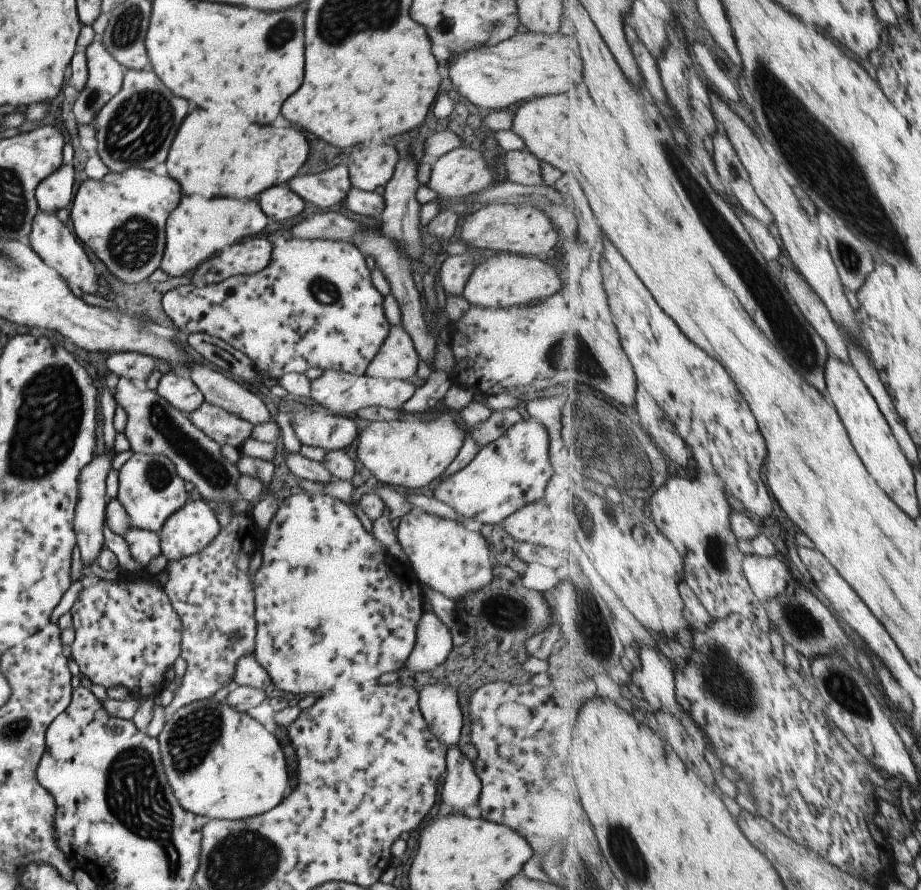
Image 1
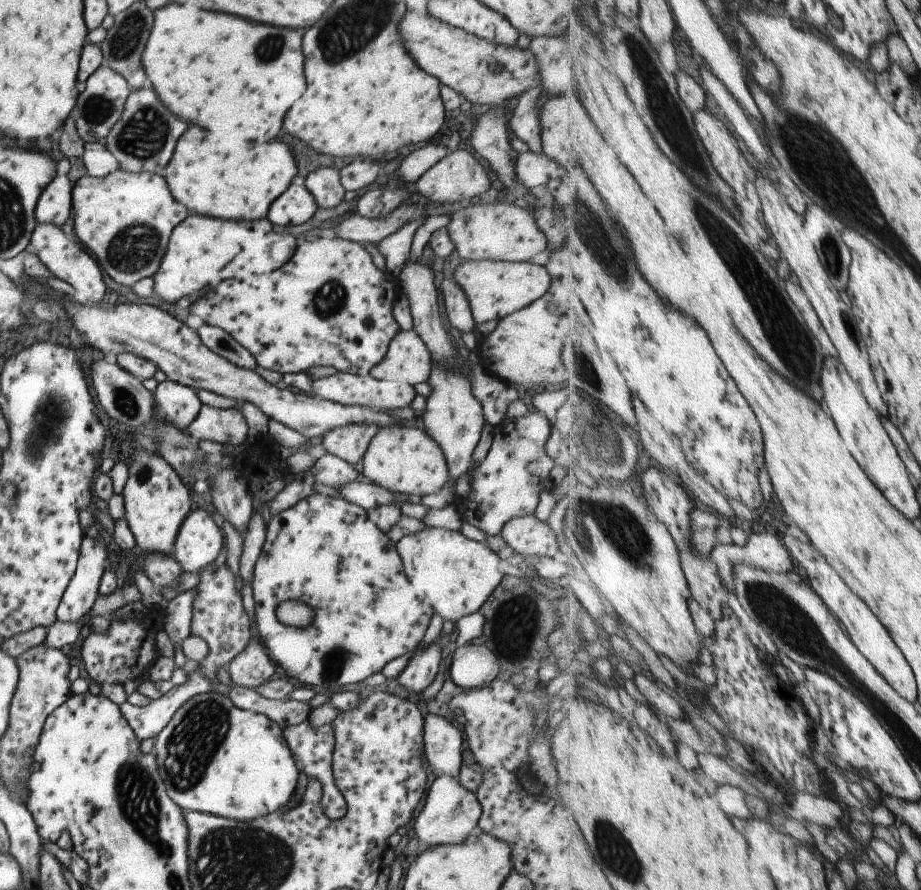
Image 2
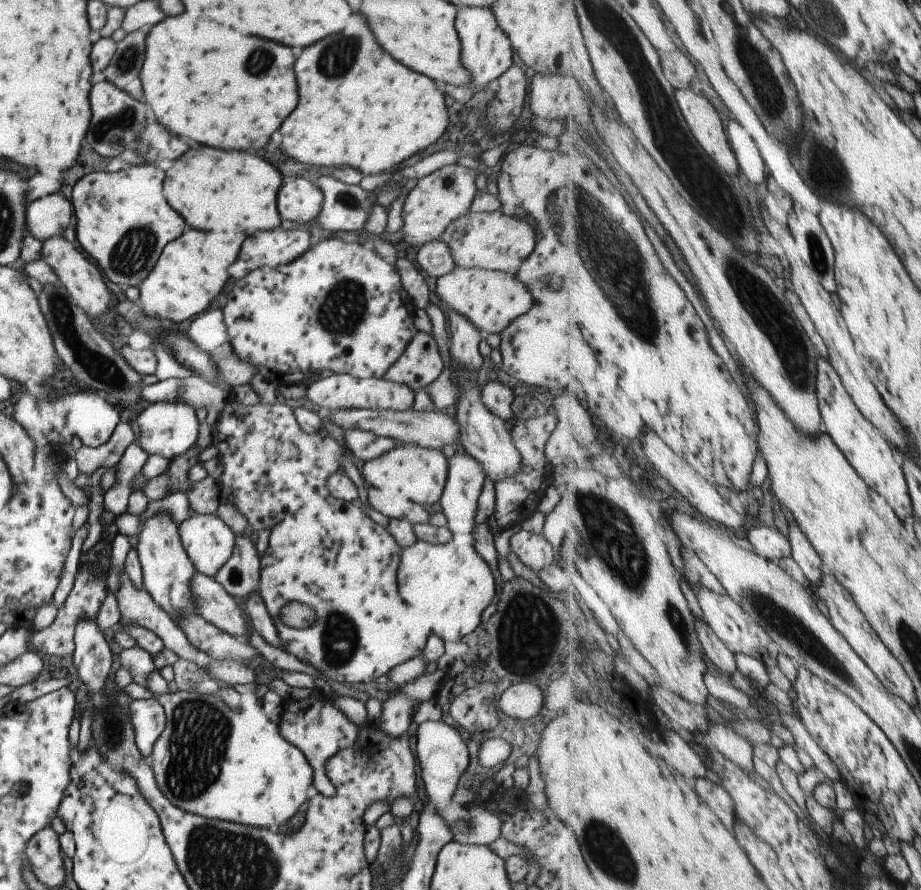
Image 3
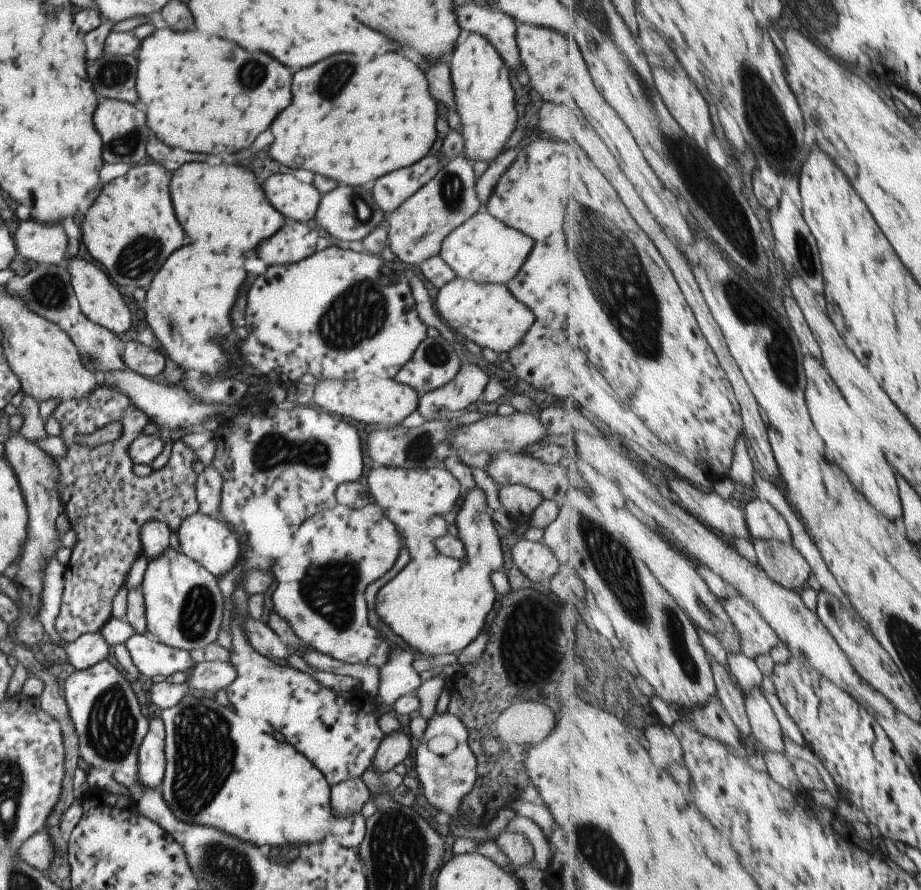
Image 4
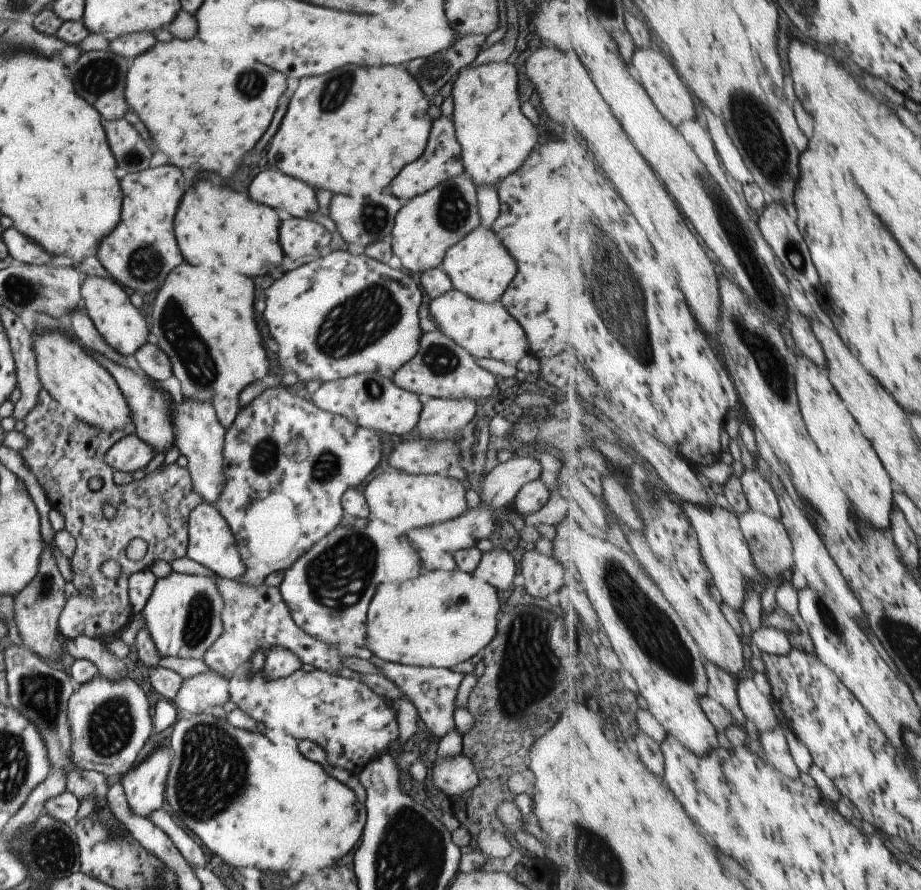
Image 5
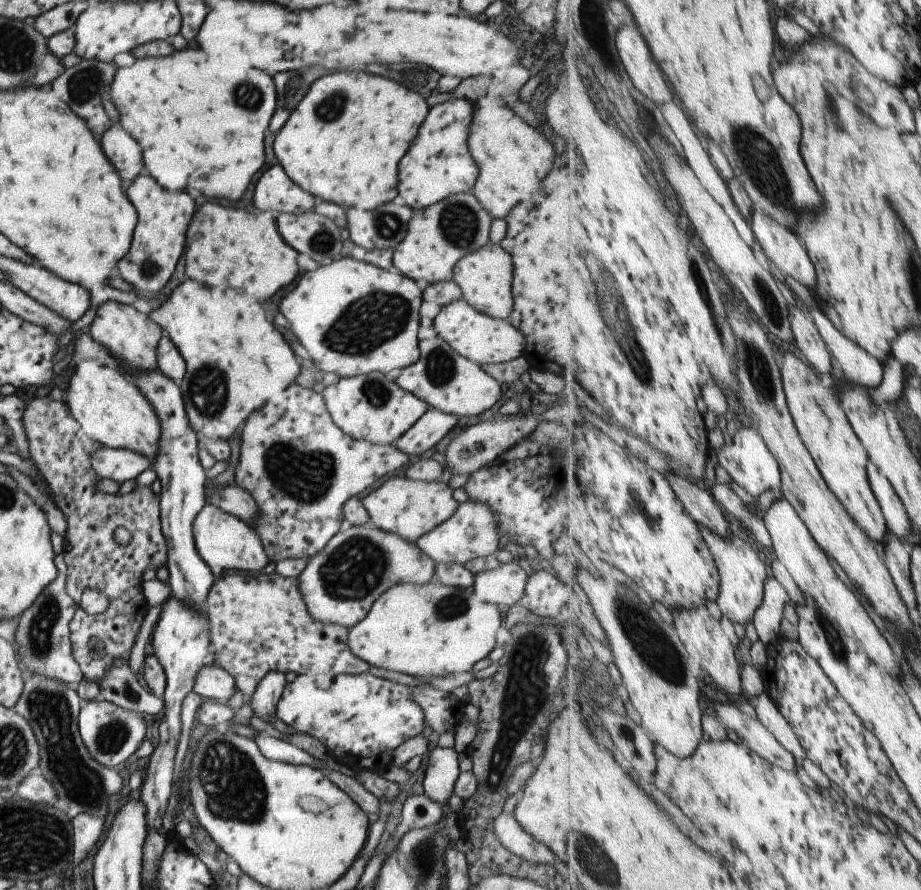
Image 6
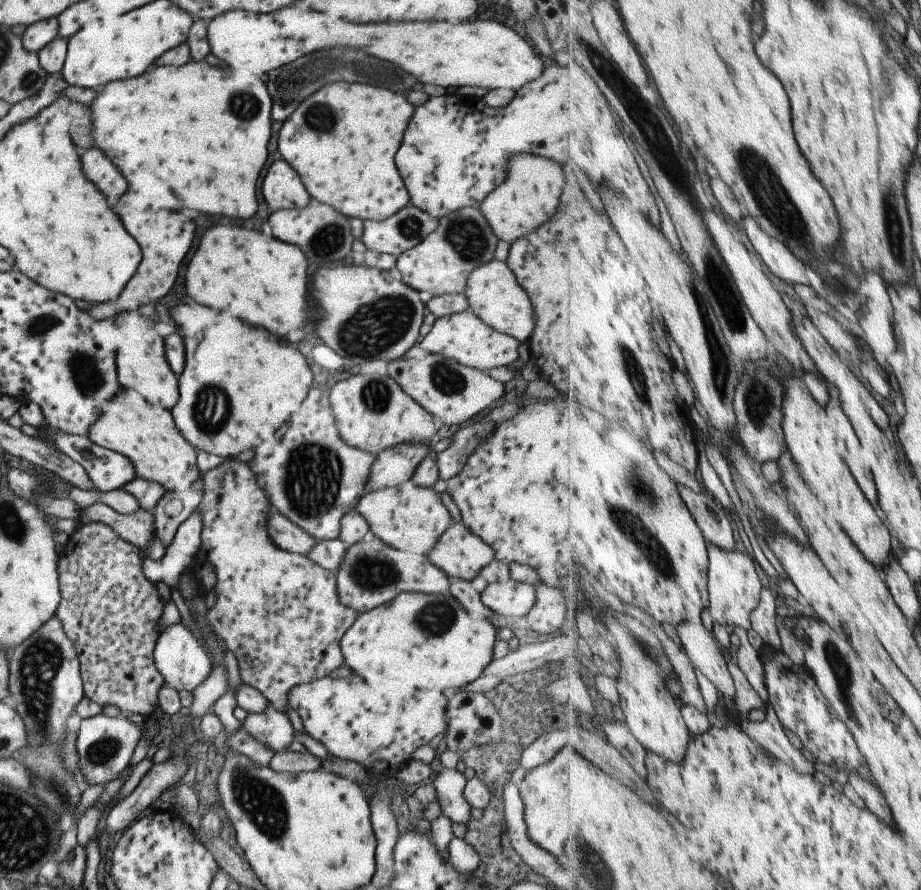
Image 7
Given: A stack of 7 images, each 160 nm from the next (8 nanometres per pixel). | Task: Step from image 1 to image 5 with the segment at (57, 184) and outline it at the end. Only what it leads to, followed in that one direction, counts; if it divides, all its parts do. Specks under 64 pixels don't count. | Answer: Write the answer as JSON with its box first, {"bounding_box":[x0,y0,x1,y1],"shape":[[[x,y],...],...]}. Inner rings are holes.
{"bounding_box":[2,227,53,265],"shape":[[[15,227],[3,230],[2,241],[5,243],[9,256],[17,262],[26,265],[42,265],[47,264],[51,258],[53,259],[53,256],[49,256],[33,240],[29,240],[21,232],[17,232]]]}

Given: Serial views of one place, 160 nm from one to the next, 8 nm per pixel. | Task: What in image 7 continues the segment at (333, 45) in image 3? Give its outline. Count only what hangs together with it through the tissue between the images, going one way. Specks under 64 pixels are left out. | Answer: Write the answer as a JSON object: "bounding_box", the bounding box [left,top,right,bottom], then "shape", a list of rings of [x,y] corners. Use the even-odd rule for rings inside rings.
{"bounding_box":[277,82,413,220],"shape":[[[331,82],[305,98],[282,122],[277,150],[299,176],[307,194],[337,212],[367,220],[385,220],[407,204],[407,192],[395,170],[393,154],[413,106],[385,88]]]}

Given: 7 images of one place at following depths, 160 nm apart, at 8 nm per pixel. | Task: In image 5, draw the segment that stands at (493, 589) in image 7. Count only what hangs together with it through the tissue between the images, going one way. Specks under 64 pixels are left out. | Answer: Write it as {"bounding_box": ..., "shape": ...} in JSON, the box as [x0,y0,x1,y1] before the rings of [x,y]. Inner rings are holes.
{"bounding_box":[472,546,515,592],"shape":[[[494,546],[487,552],[481,552],[477,566],[472,571],[475,578],[487,582],[495,590],[502,592],[513,588],[515,561],[502,548]]]}

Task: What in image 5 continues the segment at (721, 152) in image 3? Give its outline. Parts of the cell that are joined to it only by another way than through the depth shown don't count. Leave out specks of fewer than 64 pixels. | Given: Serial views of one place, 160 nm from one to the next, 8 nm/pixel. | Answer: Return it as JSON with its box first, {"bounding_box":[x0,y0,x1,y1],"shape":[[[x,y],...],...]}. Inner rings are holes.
{"bounding_box":[632,48,697,127],"shape":[[[638,48],[633,60],[632,72],[637,76],[637,80],[643,83],[648,95],[672,125],[679,127],[685,121],[695,120],[695,116],[697,116],[695,100],[693,100],[691,92],[689,92],[689,88],[685,88],[685,82],[681,80],[679,72],[675,70],[675,66],[671,64],[671,60],[667,56],[663,56],[657,50]]]}

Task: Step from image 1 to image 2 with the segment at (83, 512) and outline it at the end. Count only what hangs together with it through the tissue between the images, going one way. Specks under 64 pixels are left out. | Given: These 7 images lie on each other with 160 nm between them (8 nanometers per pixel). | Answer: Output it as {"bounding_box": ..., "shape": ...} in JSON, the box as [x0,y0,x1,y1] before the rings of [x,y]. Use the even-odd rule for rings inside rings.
{"bounding_box":[56,535,107,622],"shape":[[[84,535],[80,542],[76,567],[56,608],[56,618],[75,622],[85,616],[98,596],[101,575],[107,568],[105,543]]]}

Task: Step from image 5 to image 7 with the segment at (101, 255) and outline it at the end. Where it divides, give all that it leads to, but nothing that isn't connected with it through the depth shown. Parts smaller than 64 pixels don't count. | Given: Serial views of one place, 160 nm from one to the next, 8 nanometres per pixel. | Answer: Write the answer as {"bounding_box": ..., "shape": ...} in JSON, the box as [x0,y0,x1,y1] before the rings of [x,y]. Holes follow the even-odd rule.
{"bounding_box":[85,196,195,321],"shape":[[[123,196],[117,200],[113,210],[119,214],[125,230],[139,244],[141,260],[137,265],[137,272],[133,273],[129,284],[125,285],[117,300],[95,304],[93,308],[85,311],[94,321],[111,318],[123,310],[134,311],[141,304],[155,303],[163,294],[167,294],[177,278],[177,268],[187,252],[187,246],[191,248],[191,240],[193,240],[193,228],[195,228],[193,220],[181,216],[179,212],[151,212],[149,208],[139,208],[139,204]]]}

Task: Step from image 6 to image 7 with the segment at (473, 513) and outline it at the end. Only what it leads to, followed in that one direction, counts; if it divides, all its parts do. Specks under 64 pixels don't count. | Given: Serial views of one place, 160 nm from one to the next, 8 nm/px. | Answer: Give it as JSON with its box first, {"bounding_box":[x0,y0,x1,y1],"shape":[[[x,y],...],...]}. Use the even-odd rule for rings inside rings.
{"bounding_box":[426,521,494,580],"shape":[[[461,521],[451,522],[426,556],[449,579],[473,580],[494,559],[494,552]]]}

